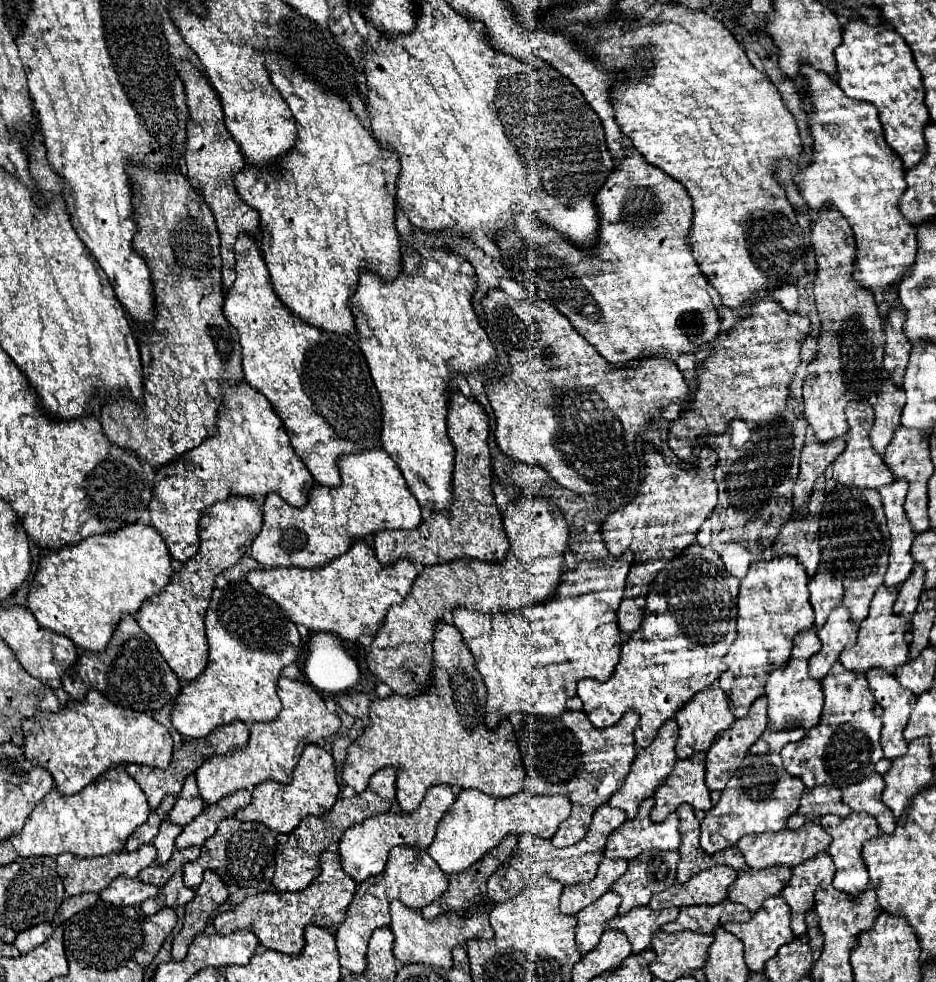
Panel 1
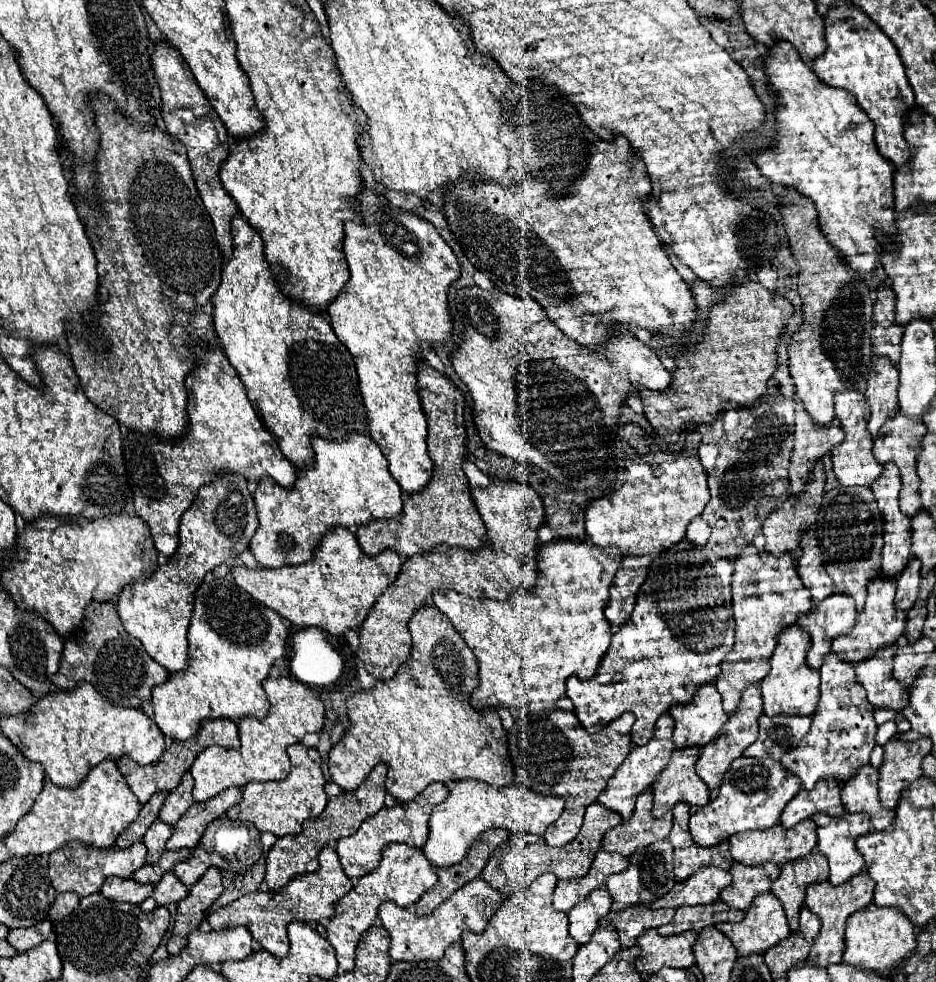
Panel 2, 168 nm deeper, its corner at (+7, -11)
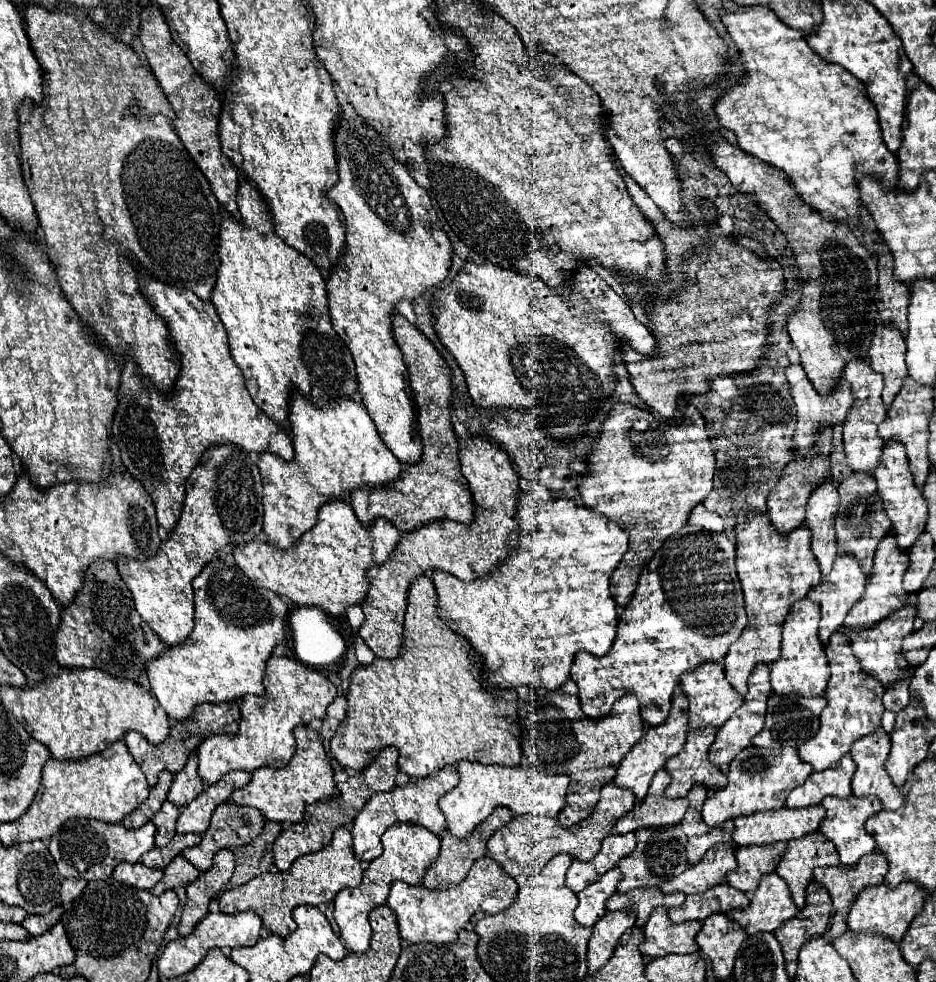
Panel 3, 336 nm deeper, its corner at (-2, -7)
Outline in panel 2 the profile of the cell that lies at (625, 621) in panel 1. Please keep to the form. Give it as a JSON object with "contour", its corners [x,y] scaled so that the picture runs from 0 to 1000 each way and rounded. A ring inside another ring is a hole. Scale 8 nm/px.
{"contour":[[[663,433],[659,439],[657,451],[657,476],[659,484],[655,490],[653,506],[631,508],[625,520],[625,541],[631,547],[634,555],[651,557],[657,555],[663,559],[666,571],[655,590],[655,598],[651,600],[653,614],[666,610],[670,620],[646,620],[646,628],[653,636],[666,636],[663,630],[670,632],[674,626],[672,620],[678,616],[681,598],[687,594],[687,579],[691,579],[693,569],[708,563],[708,559],[732,547],[734,535],[749,524],[757,510],[755,498],[755,482],[747,469],[745,457],[749,451],[749,443],[736,441],[725,463],[717,463],[708,459],[696,443],[691,443],[683,433]],[[672,569],[672,571],[670,571]],[[661,622],[661,624],[657,624]],[[661,630],[661,632],[657,632]]]}

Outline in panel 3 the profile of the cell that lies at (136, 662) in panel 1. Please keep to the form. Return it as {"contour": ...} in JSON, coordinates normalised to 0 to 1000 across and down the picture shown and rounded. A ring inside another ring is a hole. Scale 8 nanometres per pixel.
{"contour":[[[103,571],[92,581],[92,596],[85,600],[79,616],[66,618],[66,634],[60,645],[60,671],[64,679],[103,679],[124,691],[147,693],[158,673],[169,671],[177,657],[152,632],[143,620],[141,604],[118,571]]]}

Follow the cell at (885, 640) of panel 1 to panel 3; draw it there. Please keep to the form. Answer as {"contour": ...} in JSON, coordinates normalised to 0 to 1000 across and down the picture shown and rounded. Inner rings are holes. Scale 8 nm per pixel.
{"contour":[[[949,543],[938,553],[938,559],[936,559],[936,565],[934,565],[934,577],[932,577],[932,584],[929,584],[929,590],[927,590],[927,596],[925,596],[925,604],[915,614],[915,618],[908,620],[902,636],[910,643],[923,643],[923,641],[940,634],[944,628],[949,628],[957,620],[964,620],[970,614],[970,604],[964,598],[964,588],[966,588],[968,579],[970,579],[970,565],[966,565],[959,559],[957,549],[953,547],[953,543]]]}

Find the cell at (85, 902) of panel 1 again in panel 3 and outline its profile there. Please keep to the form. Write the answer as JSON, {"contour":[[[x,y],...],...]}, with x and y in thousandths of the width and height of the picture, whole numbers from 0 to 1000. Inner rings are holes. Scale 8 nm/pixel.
{"contour":[[[71,895],[66,899],[66,907],[64,907],[64,920],[71,922],[71,920],[77,920],[85,909],[88,905],[92,903],[92,897],[88,895]]]}

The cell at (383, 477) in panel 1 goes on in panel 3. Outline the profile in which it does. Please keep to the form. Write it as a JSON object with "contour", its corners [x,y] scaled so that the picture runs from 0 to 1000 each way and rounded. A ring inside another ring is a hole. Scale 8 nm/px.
{"contour":[[[323,402],[312,404],[310,437],[314,445],[314,467],[301,469],[282,461],[276,469],[282,494],[282,543],[295,559],[314,557],[327,541],[340,531],[340,520],[357,508],[374,508],[378,498],[410,496],[429,482],[429,471],[406,447],[391,414],[376,406],[355,408],[350,414],[338,414]]]}

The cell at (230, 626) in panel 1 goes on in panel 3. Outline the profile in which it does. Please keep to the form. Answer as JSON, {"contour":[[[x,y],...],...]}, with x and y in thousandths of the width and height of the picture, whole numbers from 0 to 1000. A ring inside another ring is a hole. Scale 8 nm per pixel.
{"contour":[[[235,561],[207,590],[207,643],[190,657],[158,675],[162,706],[184,734],[201,732],[209,718],[246,716],[263,708],[280,708],[280,689],[291,661],[306,651],[308,618],[291,602],[271,598],[254,586],[246,561]]]}

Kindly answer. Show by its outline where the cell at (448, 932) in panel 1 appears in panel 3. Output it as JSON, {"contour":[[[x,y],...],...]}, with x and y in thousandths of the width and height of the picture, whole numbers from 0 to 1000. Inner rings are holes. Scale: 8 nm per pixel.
{"contour":[[[515,873],[504,881],[500,893],[483,905],[457,907],[451,901],[440,903],[429,897],[421,897],[417,903],[412,922],[425,934],[425,946],[432,958],[436,958],[438,962],[444,962],[444,960],[476,962],[489,956],[489,948],[498,944],[498,940],[506,930],[513,928],[519,932],[530,932],[543,926],[543,922],[547,922],[551,911],[553,911],[551,897],[545,891],[541,891],[528,875]]]}

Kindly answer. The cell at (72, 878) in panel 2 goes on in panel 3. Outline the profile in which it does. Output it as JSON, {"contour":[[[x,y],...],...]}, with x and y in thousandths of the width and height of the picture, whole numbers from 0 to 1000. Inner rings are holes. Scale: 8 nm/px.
{"contour":[[[81,834],[81,836],[73,836],[66,842],[66,846],[53,854],[51,865],[66,893],[71,895],[79,893],[90,897],[111,897],[120,891],[122,883],[128,877],[147,879],[150,873],[165,863],[165,848],[167,848],[165,838],[158,838],[141,846],[141,844],[132,844],[130,838],[115,840],[103,834]]]}

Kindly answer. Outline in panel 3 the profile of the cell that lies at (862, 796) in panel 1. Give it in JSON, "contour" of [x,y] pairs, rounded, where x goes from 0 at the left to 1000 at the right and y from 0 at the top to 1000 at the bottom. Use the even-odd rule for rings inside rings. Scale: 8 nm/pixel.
{"contour":[[[936,742],[929,751],[921,751],[910,759],[910,773],[915,777],[915,787],[910,791],[910,808],[915,812],[936,810],[947,826],[957,826],[966,820],[962,803],[953,797],[951,789],[944,785],[944,775],[951,767],[951,751]]]}

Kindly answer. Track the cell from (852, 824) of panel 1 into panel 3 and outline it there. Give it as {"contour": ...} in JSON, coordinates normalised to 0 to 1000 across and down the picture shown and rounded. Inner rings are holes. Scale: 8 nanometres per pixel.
{"contour":[[[882,812],[882,814],[878,816],[878,820],[880,820],[880,824],[882,824],[882,834],[880,834],[878,840],[876,840],[876,846],[893,860],[893,867],[895,867],[895,871],[897,871],[897,879],[900,879],[900,881],[910,883],[910,881],[915,881],[923,871],[927,871],[927,869],[932,869],[932,867],[936,865],[936,858],[934,858],[934,854],[925,848],[923,838],[925,838],[927,832],[936,830],[936,828],[942,824],[938,812],[921,812],[921,814],[917,814],[917,812],[908,812],[908,814]]]}

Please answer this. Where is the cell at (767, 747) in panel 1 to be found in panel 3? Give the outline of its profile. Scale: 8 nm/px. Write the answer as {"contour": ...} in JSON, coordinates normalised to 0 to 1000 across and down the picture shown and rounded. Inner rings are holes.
{"contour":[[[823,708],[821,712],[821,726],[818,726],[818,740],[814,746],[810,746],[803,753],[803,759],[816,761],[816,763],[833,763],[833,761],[855,761],[859,755],[865,755],[874,746],[874,736],[876,736],[876,726],[882,718],[880,710],[831,710]]]}

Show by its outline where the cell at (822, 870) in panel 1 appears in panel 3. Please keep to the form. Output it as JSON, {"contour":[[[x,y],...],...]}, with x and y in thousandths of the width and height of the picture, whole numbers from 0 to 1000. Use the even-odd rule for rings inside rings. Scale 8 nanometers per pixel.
{"contour":[[[876,846],[844,856],[842,865],[829,883],[829,889],[842,899],[848,922],[859,926],[861,901],[868,897],[868,889],[872,883],[889,883],[895,881],[895,869],[891,858],[885,856]]]}

